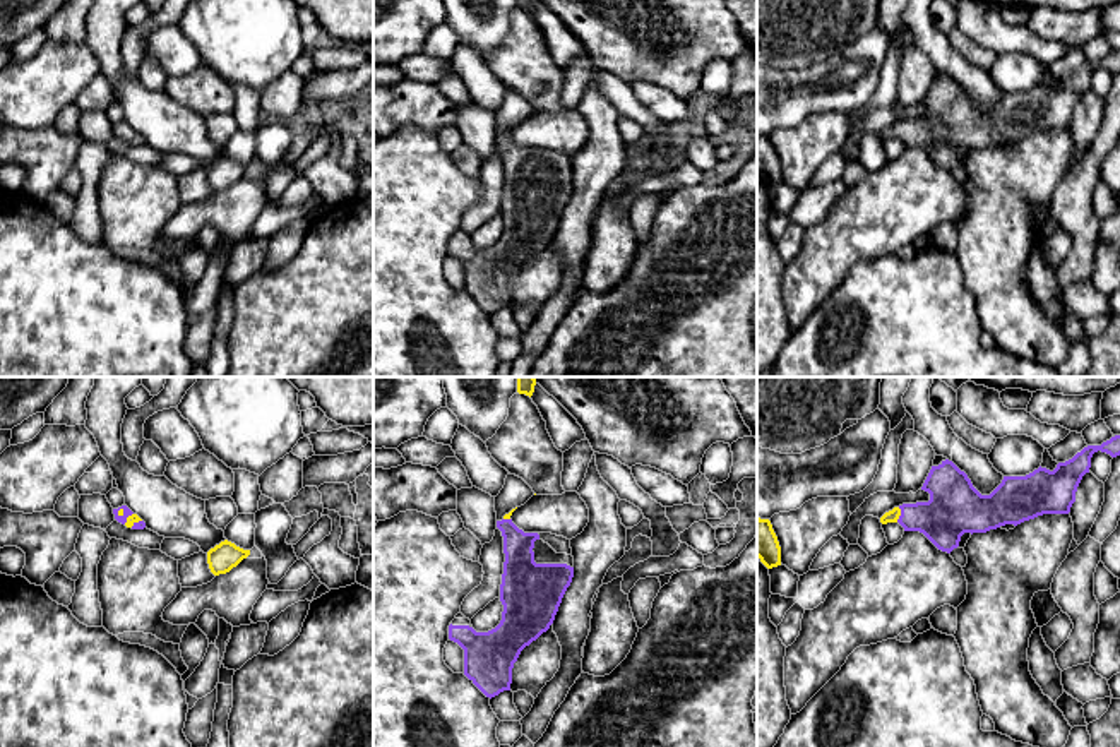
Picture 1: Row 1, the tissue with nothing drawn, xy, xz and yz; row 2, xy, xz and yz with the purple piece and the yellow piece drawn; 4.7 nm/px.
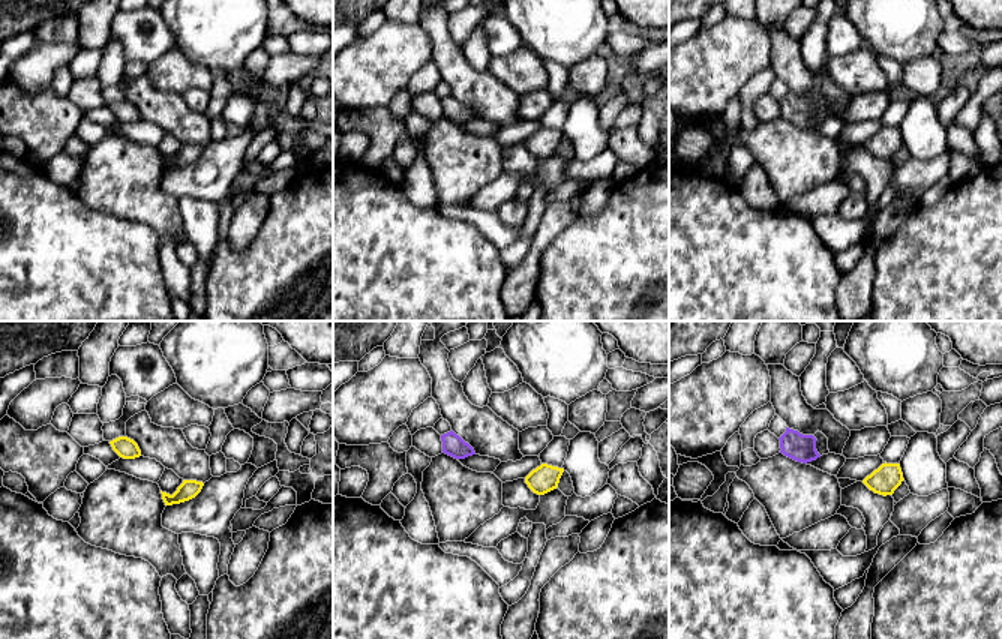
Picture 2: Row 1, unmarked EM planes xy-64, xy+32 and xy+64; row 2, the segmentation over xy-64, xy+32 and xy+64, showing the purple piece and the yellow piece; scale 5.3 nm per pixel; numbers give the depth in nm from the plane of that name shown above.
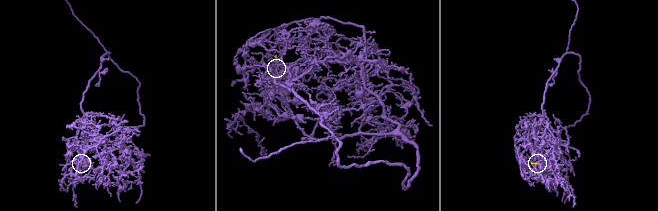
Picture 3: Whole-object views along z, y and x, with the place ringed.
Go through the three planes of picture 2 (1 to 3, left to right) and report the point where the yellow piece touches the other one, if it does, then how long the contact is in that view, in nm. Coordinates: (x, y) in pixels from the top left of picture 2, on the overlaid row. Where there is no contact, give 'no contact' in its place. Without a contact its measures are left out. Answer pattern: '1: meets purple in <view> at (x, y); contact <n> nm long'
1: no contact
2: no contact
3: no contact

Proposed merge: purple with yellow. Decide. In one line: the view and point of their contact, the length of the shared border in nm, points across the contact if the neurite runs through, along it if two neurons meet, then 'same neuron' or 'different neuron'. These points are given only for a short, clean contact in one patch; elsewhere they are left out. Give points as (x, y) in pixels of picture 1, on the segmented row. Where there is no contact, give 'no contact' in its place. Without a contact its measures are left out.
contact yz (901, 514); length 70 nm; way yz (953, 509), (946, 514), (901, 514), (891, 516); same neuron

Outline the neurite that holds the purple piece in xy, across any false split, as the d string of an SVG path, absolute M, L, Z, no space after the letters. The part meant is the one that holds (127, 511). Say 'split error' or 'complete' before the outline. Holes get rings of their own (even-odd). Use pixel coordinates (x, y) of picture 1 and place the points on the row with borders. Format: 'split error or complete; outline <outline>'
split error; outline M127 505L113 509L113 514L115 514L115 519L125 524L127 528L132 528L132 529L146 528L146 523L137 514L134 514Z

